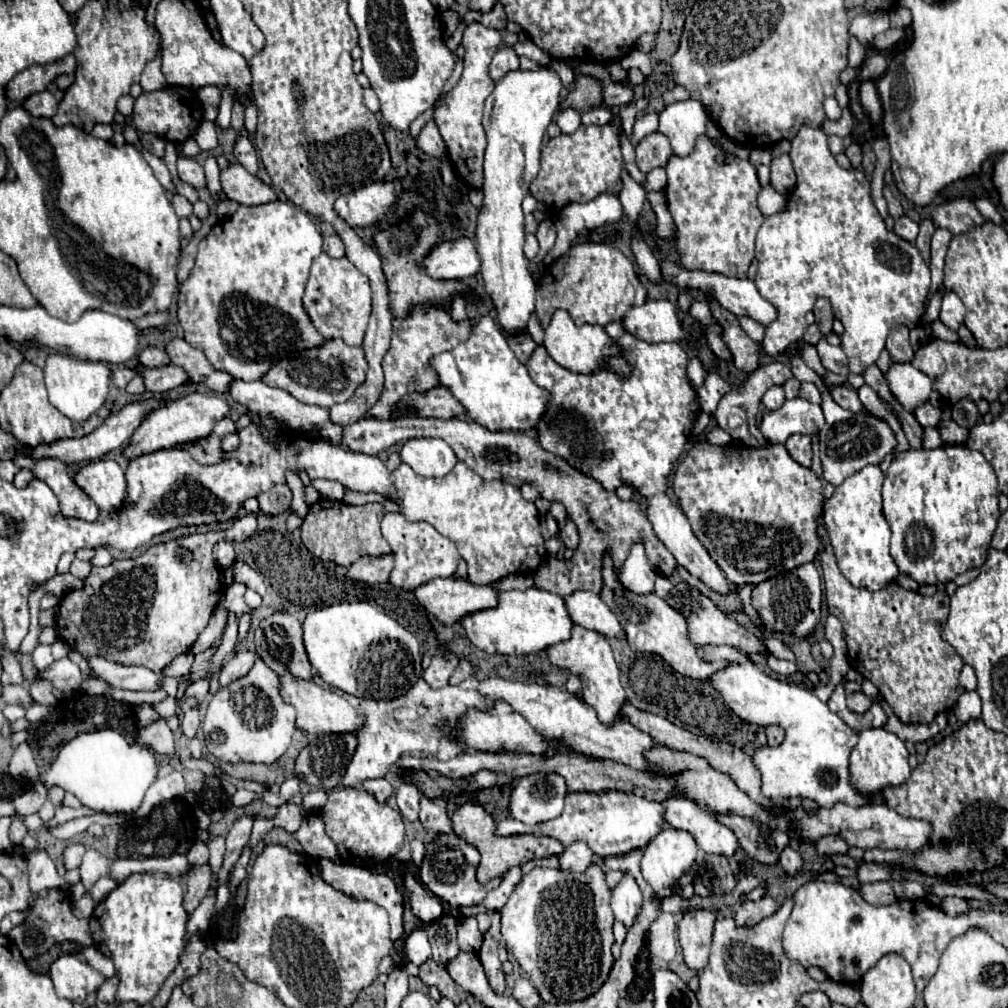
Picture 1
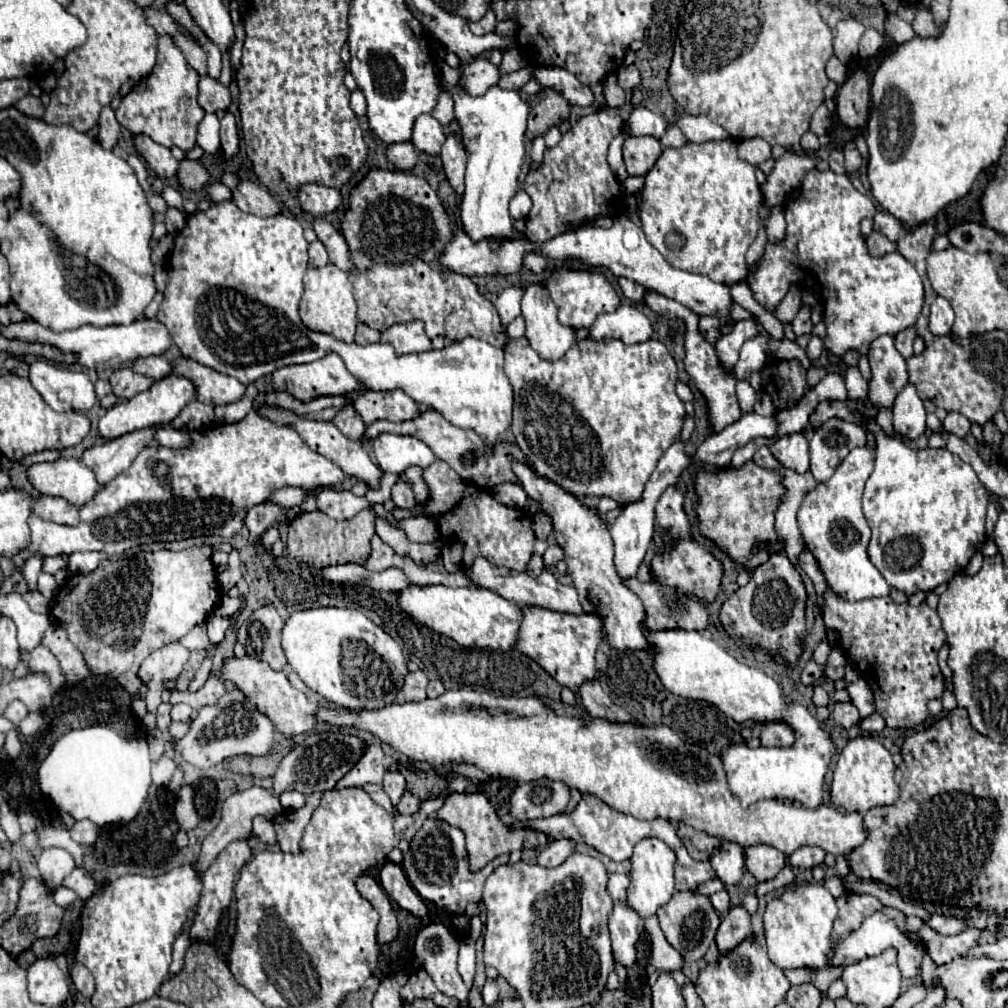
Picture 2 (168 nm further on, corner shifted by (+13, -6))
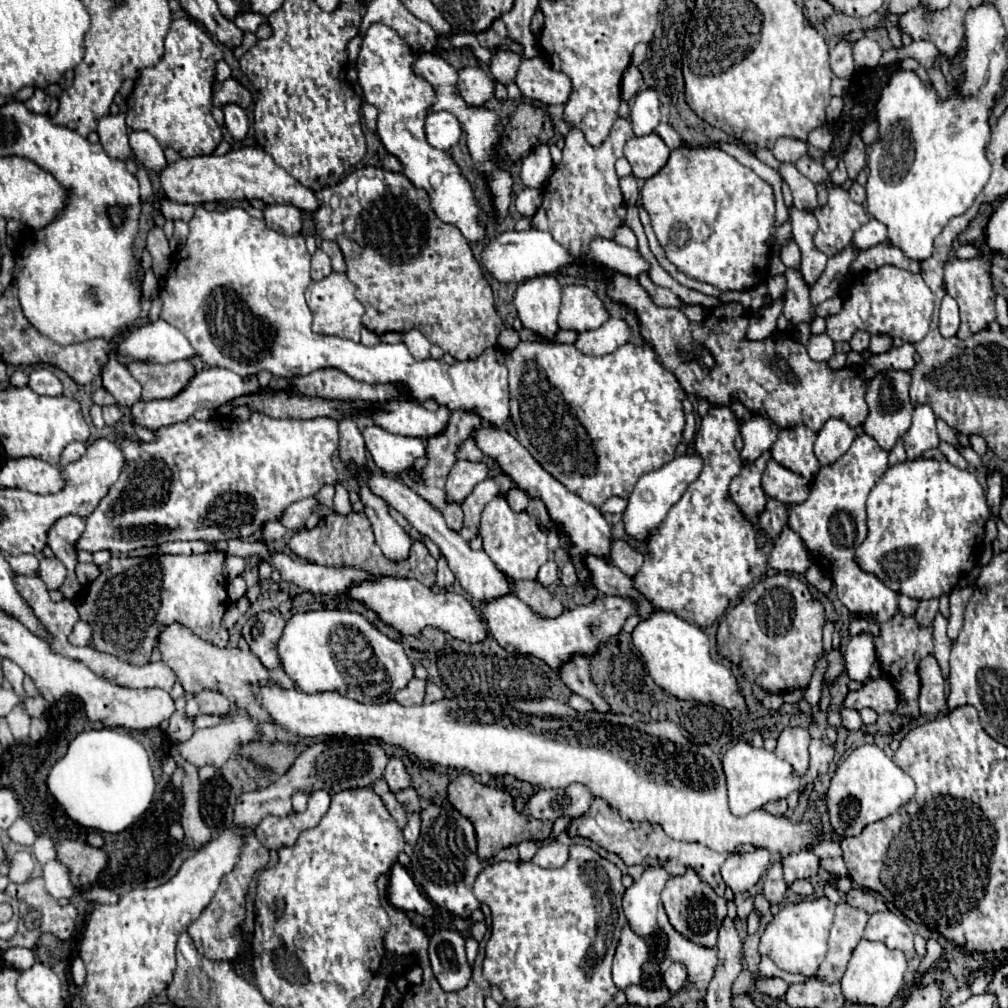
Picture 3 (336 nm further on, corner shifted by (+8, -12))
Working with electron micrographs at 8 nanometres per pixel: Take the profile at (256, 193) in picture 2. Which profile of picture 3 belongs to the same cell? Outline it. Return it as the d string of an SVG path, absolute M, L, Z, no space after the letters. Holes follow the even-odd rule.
M270 204L264 210L264 222L268 224L268 228L292 236L298 234L302 228L302 218L300 218L300 210L292 204Z

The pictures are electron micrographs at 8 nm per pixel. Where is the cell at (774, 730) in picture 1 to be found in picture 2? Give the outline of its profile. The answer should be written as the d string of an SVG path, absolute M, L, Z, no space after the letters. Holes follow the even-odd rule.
M769 722L761 732L763 746L793 746L795 732L783 722Z

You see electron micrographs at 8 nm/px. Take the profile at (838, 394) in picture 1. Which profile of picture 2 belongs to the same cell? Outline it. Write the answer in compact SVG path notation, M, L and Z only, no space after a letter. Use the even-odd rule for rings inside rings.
M873 420L867 422L865 428L871 430L877 438L875 470L869 476L863 492L863 514L871 528L867 554L889 586L905 592L907 596L921 590L931 592L939 584L949 582L955 572L963 572L971 556L983 546L989 492L979 482L971 464L963 462L949 450L913 450L903 440L885 436Z

